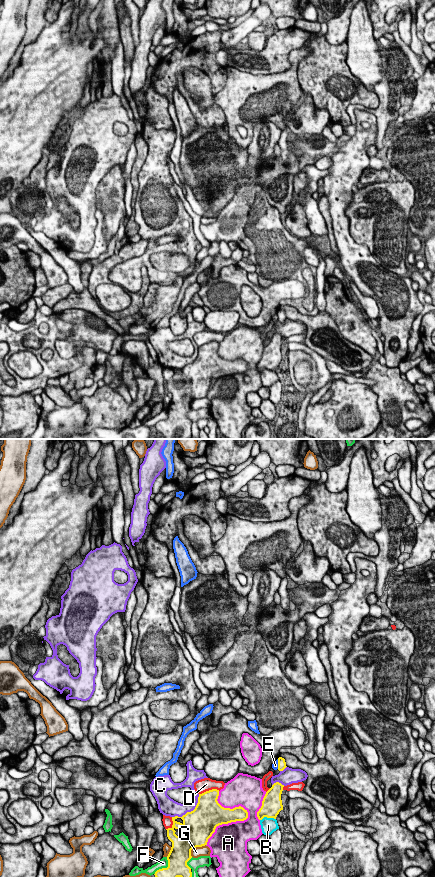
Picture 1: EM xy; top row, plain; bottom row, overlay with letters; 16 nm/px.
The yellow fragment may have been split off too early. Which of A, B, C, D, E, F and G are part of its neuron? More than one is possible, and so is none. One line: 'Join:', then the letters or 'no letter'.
Join: no letter

